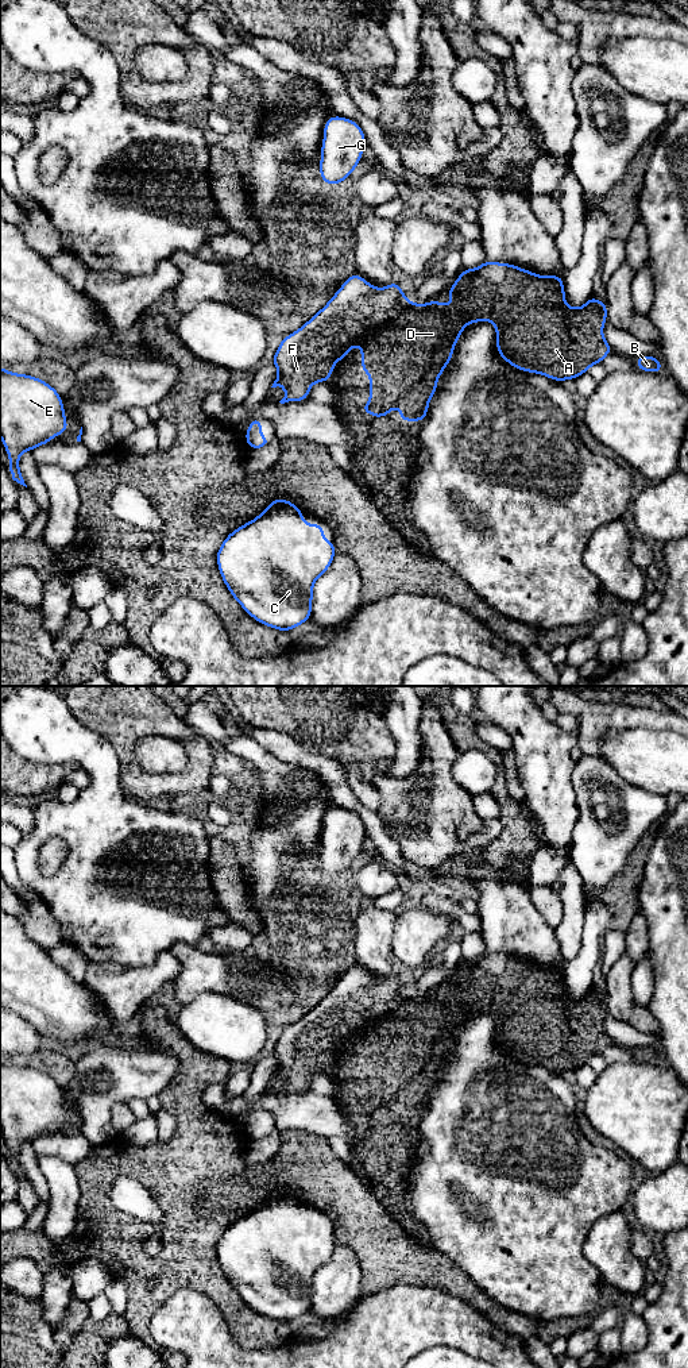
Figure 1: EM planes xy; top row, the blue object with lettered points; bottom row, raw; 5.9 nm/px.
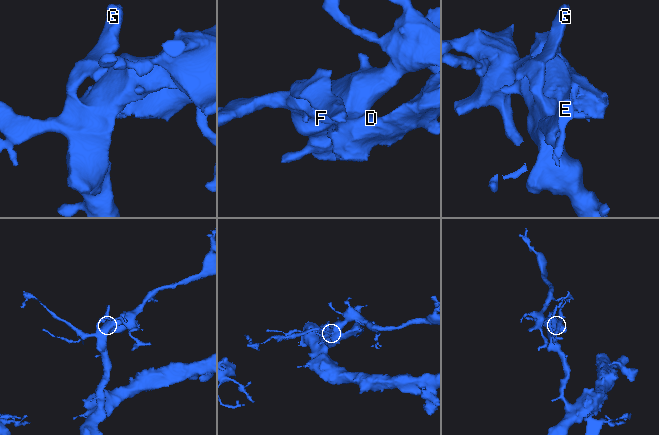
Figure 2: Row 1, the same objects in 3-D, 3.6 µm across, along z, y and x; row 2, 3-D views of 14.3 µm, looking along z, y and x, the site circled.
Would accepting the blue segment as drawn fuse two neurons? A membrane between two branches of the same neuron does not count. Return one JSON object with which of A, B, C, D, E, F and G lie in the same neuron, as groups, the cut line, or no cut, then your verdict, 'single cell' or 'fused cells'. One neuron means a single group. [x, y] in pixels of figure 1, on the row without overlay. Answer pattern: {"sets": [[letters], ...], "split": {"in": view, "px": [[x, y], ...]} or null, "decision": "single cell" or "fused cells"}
{"sets": [["A", "B", "D"], ["C", "E", "F", "G"]], "split": {"in": "xy", "px": [[410, 993], [379, 998], [375, 1017], [350, 1035]]}, "decision": "fused cells"}

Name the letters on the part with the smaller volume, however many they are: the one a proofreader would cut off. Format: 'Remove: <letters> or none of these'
Remove: A, B, D

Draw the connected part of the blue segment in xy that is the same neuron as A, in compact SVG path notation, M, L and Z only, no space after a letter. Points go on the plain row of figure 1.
M486 951L479 959L464 960L461 963L455 975L448 980L448 989L452 990L452 994L449 997L442 997L437 990L426 995L413 995L410 993L405 998L395 999L393 997L389 997L387 999L376 999L375 1020L367 1022L359 1030L351 1034L352 1037L359 1037L362 1040L362 1063L370 1067L370 1091L362 1098L362 1103L371 1105L374 1110L386 1109L394 1101L395 1097L401 1097L401 1113L425 1113L429 1099L429 1091L434 1087L437 1082L437 1071L441 1068L442 1063L445 1061L445 1057L452 1052L453 1040L457 1036L459 1028L464 1024L464 1017L479 1014L480 1011L488 1011L495 1017L495 1038L500 1049L509 1053L514 1060L519 1060L526 1064L541 1066L550 1071L561 1074L565 1071L576 1071L581 1066L587 1064L592 1056L602 1055L610 1044L614 1044L611 1037L606 1033L603 1028L603 1017L607 1013L607 994L598 993L592 986L583 998L572 999L565 994L565 982L563 972L563 967L536 967L534 963L523 962L515 956L491 953Z

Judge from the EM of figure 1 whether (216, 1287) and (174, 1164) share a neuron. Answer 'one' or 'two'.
one

